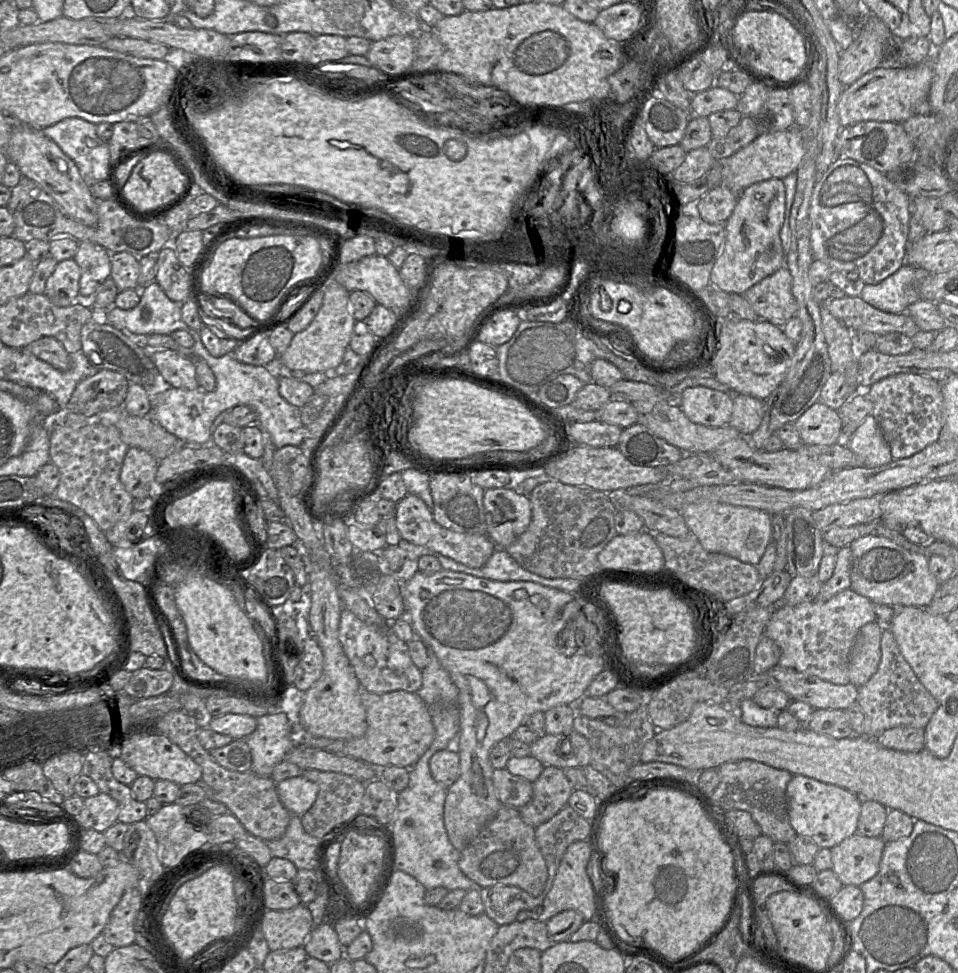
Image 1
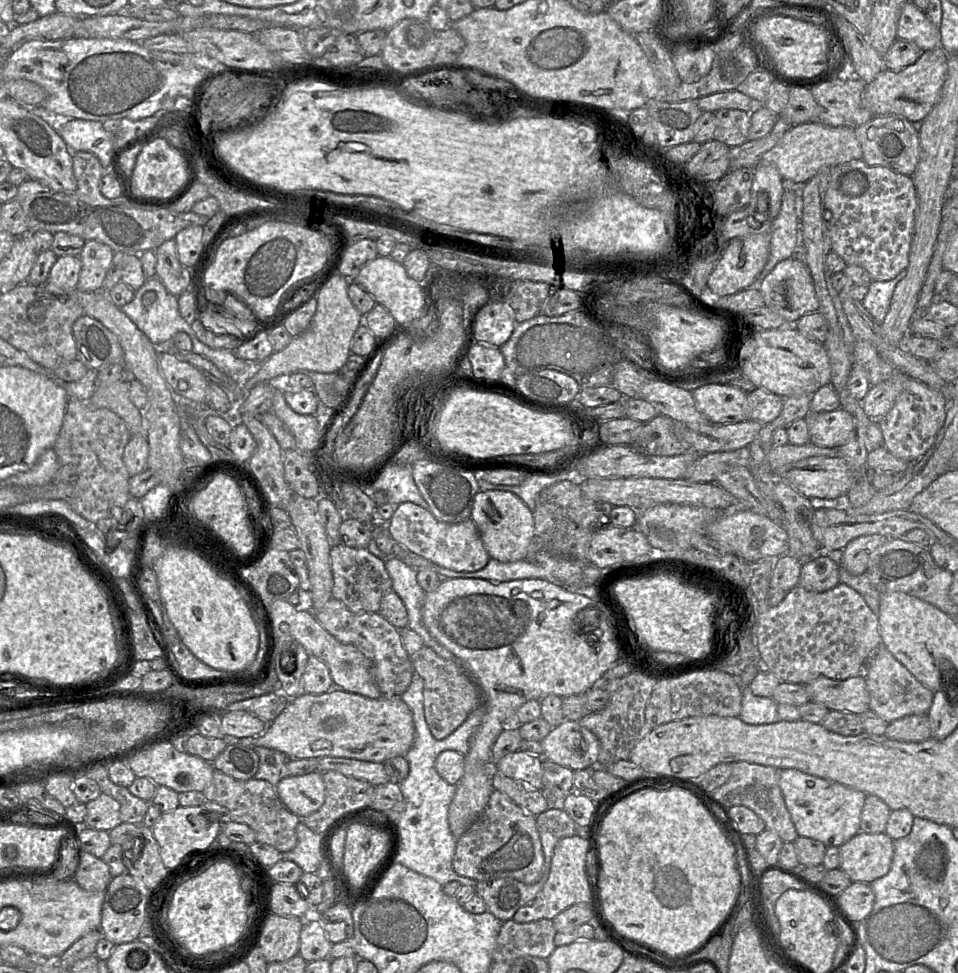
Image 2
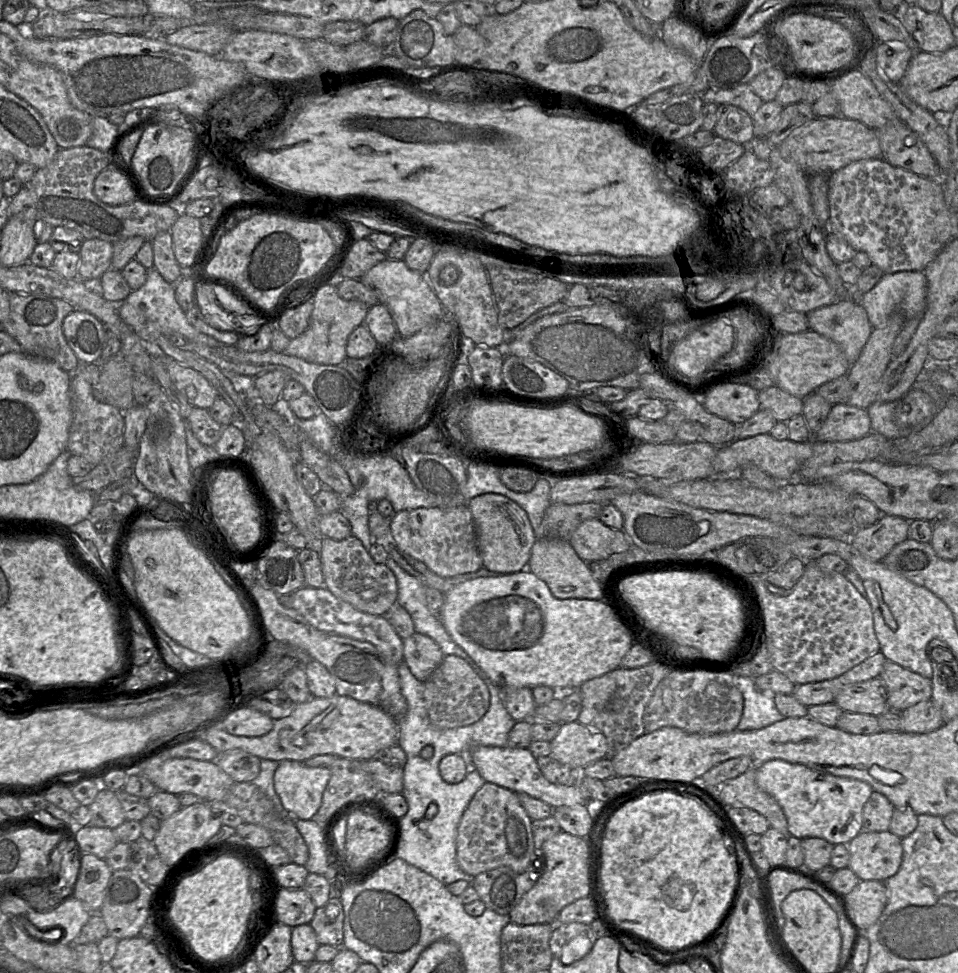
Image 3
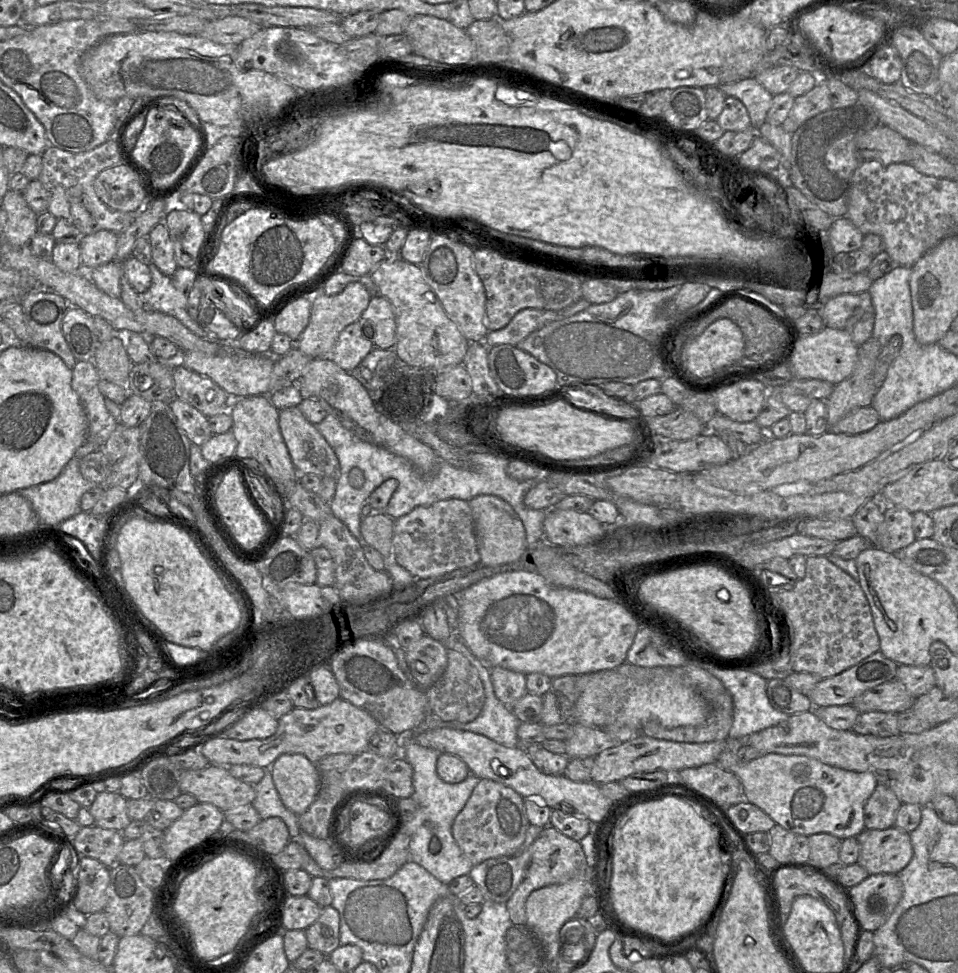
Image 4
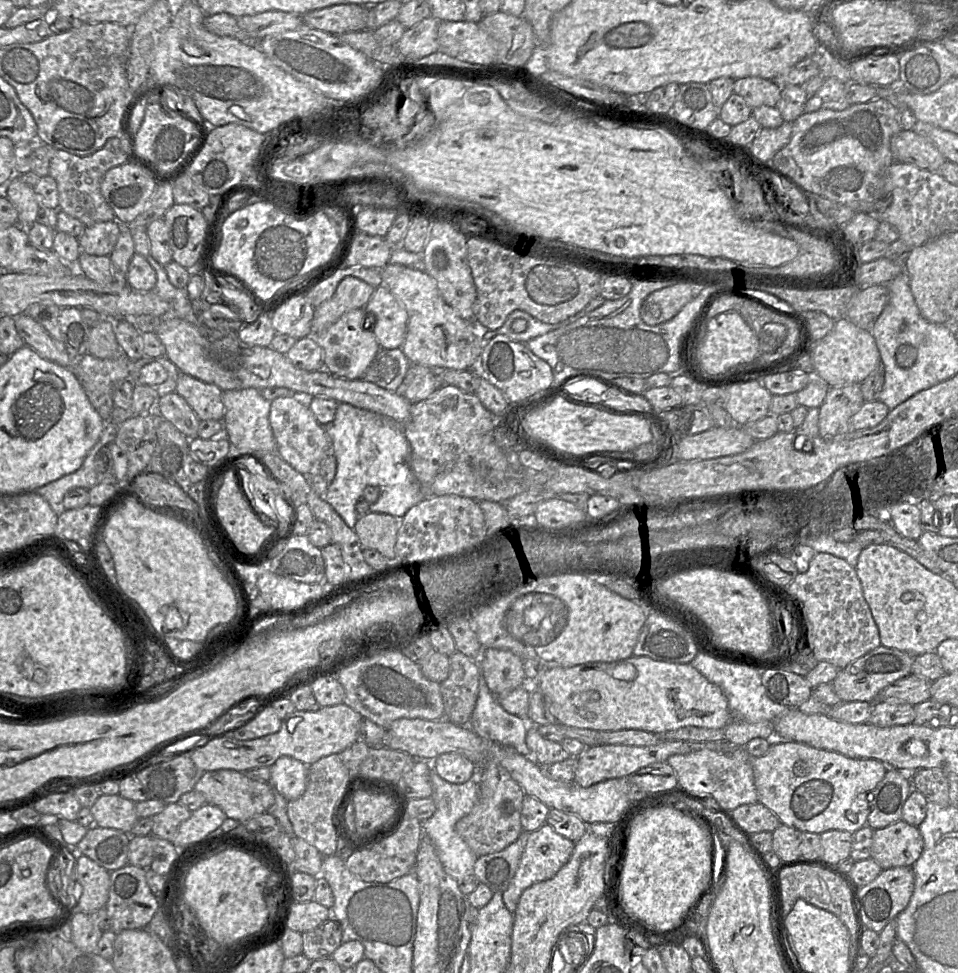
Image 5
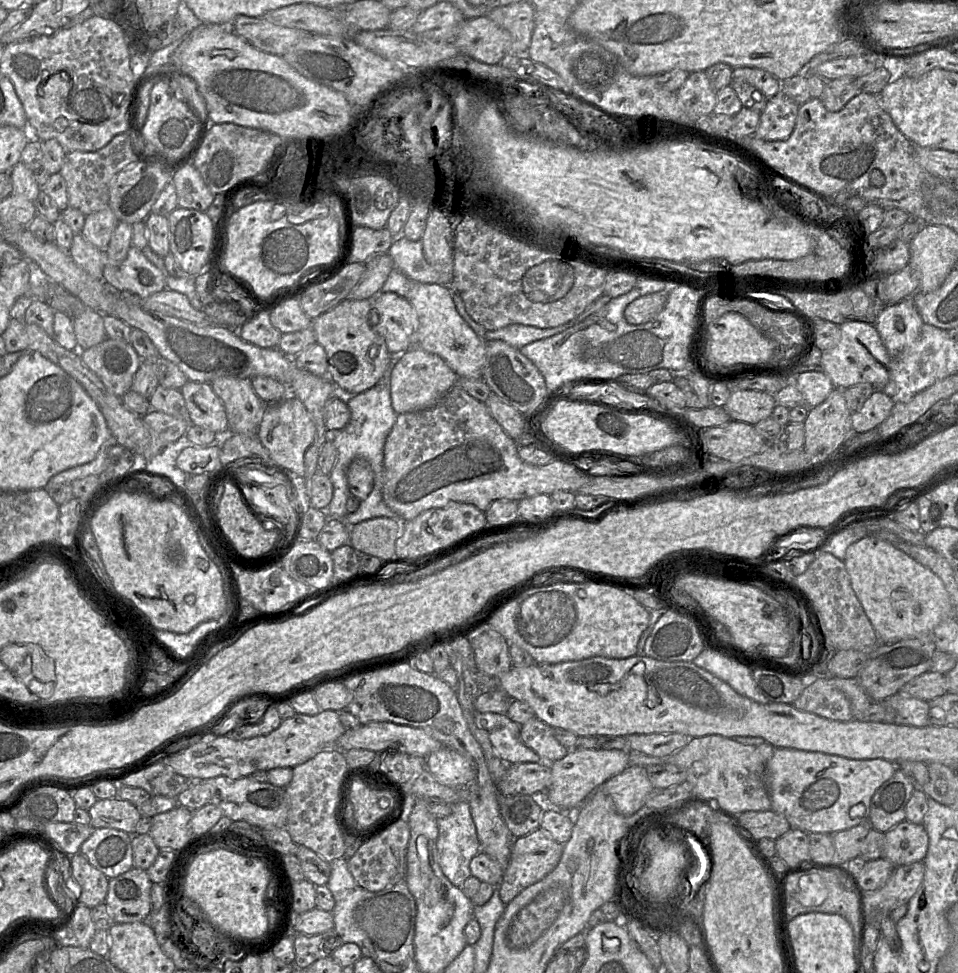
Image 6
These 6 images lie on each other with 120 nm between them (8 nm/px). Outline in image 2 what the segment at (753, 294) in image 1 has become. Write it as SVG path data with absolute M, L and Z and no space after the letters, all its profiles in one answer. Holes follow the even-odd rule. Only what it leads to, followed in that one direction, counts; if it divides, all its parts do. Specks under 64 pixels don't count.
M795 257L778 262L760 283L758 290L764 298L765 305L790 322L796 322L804 314L818 311L819 308L810 271L802 260Z

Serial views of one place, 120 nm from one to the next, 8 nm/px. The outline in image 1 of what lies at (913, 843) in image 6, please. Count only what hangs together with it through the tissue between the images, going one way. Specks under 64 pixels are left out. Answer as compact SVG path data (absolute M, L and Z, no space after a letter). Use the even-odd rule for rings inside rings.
M853 834L831 849L832 870L844 886L861 886L879 871L885 847L882 837Z

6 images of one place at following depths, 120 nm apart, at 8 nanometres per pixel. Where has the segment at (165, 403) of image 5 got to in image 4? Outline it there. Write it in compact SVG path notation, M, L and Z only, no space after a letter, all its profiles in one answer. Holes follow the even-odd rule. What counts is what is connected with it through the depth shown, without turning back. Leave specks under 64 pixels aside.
M174 398L170 401L169 407L174 413L179 426L192 443L201 446L214 435L207 417L193 406Z

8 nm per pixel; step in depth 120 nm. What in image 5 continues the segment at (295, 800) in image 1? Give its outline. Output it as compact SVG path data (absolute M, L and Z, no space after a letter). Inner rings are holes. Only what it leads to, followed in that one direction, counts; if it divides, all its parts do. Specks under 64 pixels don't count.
M282 756L270 767L269 783L288 801L303 795L307 785L308 766L290 756Z

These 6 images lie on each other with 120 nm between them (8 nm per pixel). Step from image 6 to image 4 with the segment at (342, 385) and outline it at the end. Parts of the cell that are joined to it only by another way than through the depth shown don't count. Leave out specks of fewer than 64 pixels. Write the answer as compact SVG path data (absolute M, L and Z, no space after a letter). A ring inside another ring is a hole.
M362 318L346 326L338 336L330 358L343 370L350 372L372 351L374 344L363 334Z

